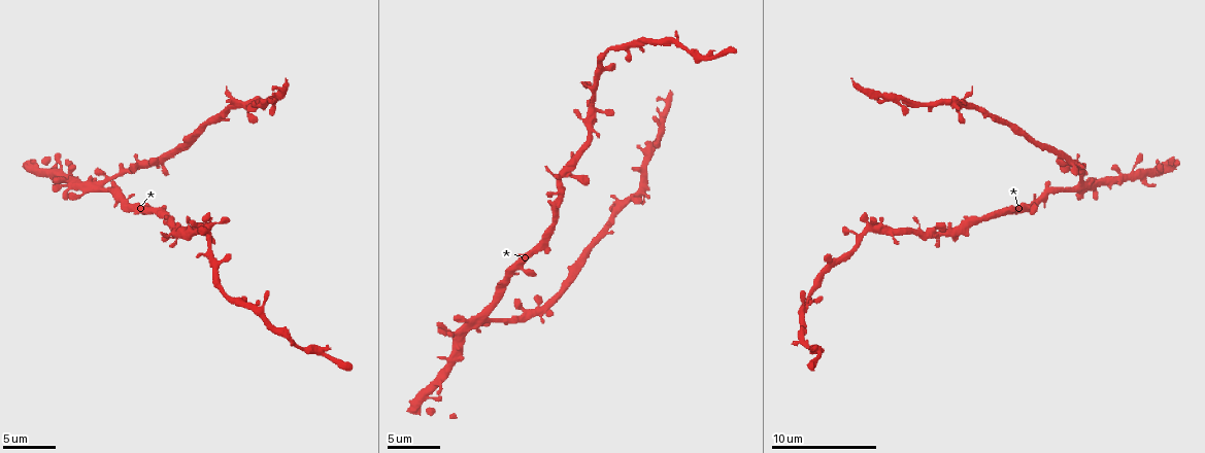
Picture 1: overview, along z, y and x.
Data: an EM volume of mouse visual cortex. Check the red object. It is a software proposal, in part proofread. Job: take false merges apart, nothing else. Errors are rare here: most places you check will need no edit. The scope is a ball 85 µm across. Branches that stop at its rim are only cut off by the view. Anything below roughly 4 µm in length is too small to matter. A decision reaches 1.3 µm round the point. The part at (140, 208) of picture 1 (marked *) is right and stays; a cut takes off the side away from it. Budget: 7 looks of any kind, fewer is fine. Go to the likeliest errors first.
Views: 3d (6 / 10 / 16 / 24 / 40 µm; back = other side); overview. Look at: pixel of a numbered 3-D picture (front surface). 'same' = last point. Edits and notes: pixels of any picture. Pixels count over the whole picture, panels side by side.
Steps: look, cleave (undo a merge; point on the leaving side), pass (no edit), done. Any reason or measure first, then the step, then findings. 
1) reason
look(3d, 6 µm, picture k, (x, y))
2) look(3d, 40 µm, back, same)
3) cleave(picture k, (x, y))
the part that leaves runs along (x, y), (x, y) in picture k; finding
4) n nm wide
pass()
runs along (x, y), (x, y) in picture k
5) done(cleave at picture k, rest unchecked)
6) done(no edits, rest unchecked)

look(3d, 16 µm, picture 1, (1081, 180))

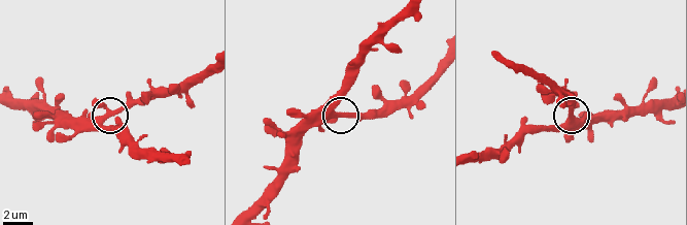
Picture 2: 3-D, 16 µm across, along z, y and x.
side arm 15 µm
pass()
all the same neuron

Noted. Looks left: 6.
calibre changes
look(3d, 6 µm, picture 1, (868, 231))

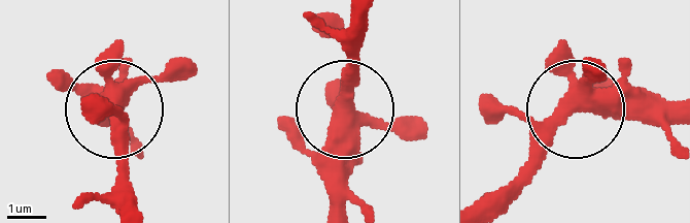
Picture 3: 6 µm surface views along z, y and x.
look(3d, 6 µm, back, picture 3, (345, 109))

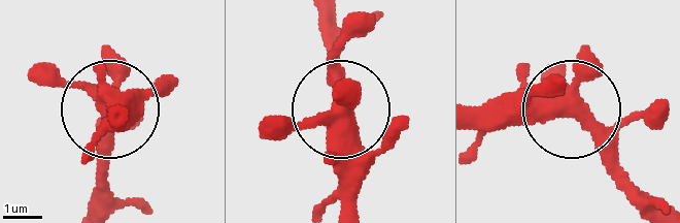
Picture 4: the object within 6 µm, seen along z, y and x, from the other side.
4 arms
pass()
all the same neuron

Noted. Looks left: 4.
a narrow waist
look(3d, 6 µm, picture 1, (330, 358))

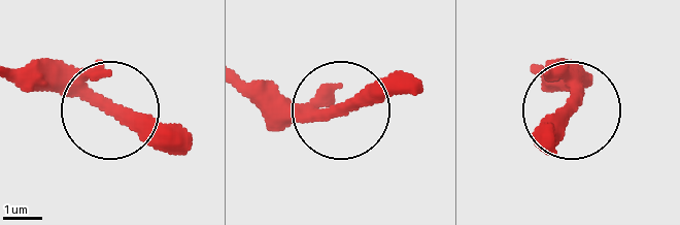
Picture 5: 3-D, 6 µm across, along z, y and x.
pass()
runs along (20, 67), (128, 114), (174, 153) in picture 5; continuous, no second neuron

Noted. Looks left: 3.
done(no edits, rest unchecked)

